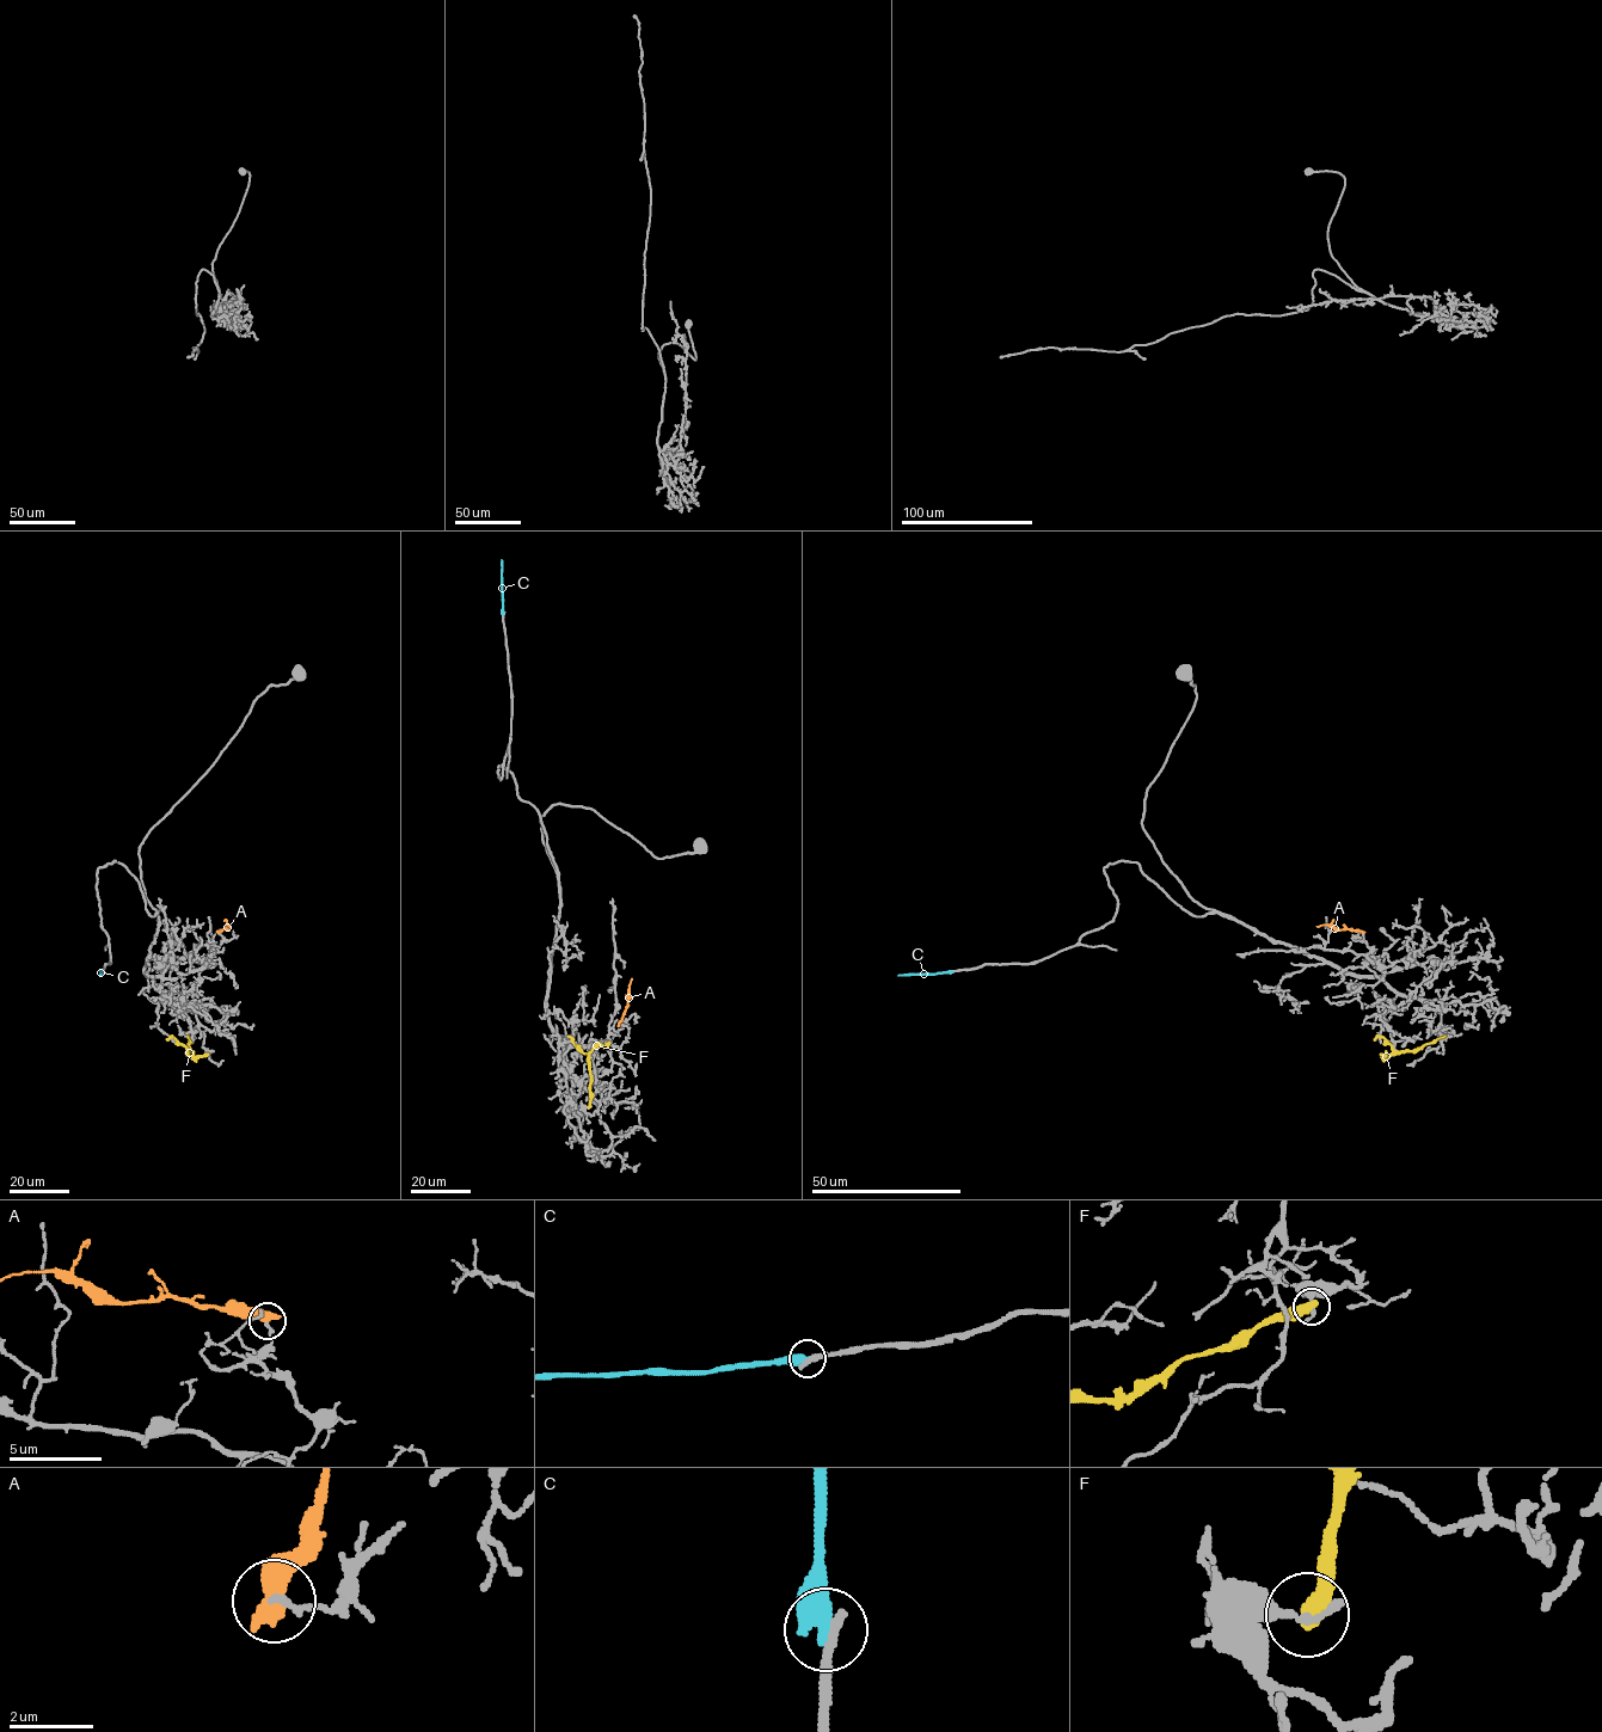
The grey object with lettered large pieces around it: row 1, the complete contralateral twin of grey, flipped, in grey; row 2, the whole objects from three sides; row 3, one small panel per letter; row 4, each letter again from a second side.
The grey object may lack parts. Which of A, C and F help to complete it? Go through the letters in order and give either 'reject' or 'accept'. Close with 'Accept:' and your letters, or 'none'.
A: reject
C: reject
F: reject
Accept: none

